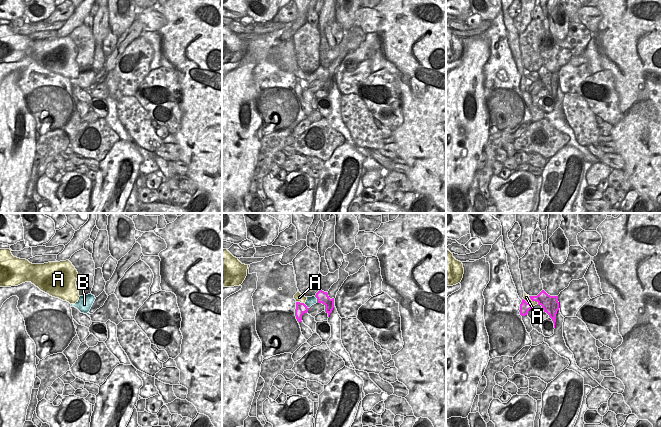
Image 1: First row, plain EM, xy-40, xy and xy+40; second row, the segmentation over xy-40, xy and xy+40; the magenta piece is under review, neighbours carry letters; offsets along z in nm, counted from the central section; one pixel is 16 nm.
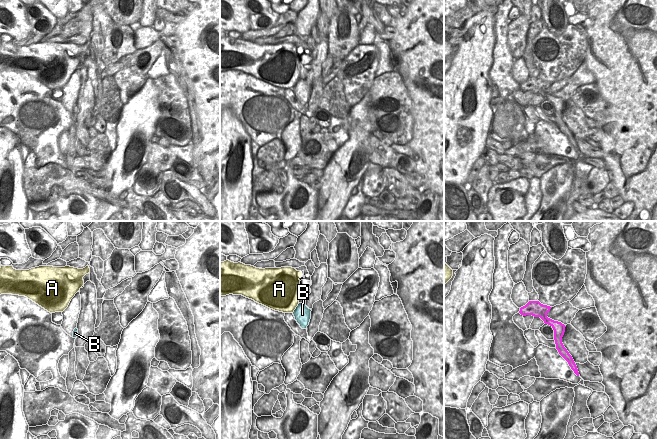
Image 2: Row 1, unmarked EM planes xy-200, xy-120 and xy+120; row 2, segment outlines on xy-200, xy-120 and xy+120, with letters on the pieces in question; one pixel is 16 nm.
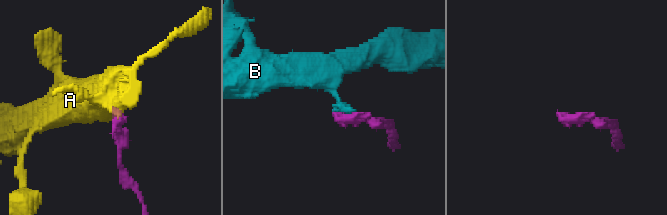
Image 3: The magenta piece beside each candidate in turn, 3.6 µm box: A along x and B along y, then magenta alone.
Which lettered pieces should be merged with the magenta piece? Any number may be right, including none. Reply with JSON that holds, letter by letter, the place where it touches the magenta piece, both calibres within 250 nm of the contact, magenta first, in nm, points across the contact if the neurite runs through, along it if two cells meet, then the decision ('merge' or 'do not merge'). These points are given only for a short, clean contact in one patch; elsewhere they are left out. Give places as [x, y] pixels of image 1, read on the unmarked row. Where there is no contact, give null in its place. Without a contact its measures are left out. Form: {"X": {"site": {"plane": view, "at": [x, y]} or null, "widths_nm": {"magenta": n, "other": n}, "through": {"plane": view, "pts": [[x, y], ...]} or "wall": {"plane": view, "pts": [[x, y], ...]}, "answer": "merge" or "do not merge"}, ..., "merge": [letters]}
{"A": {"site": {"plane": "xy+40", "at": [533, 76]}, "widths_nm": {"magenta": 240, "other": 100}, "wall": {"plane": "xy+40", "pts": [[528, 72], [538, 79]]}, "answer": "do not merge"}, "B": {"site": {"plane": "xy", "at": [317, 75]}, "widths_nm": {"magenta": 190, "other": 140}, "wall": {"plane": "xy", "pts": [[314, 72], [317, 78]]}, "answer": "do not merge"}, "merge": []}

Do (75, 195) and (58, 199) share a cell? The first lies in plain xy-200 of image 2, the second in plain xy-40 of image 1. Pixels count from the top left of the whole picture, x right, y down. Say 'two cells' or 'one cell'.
one cell

